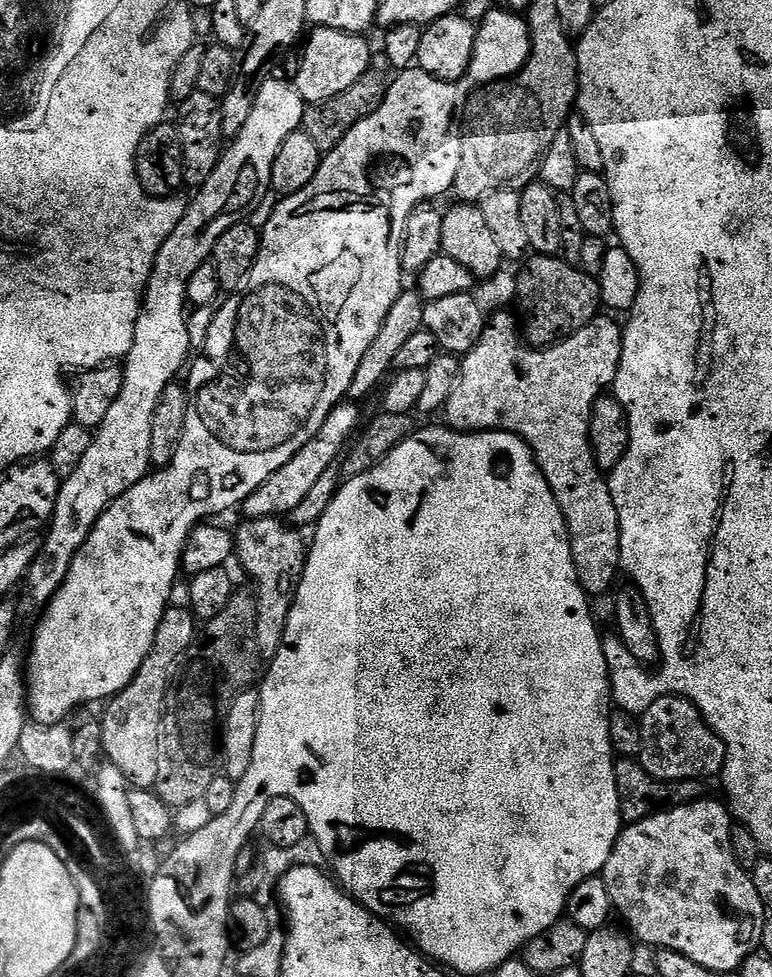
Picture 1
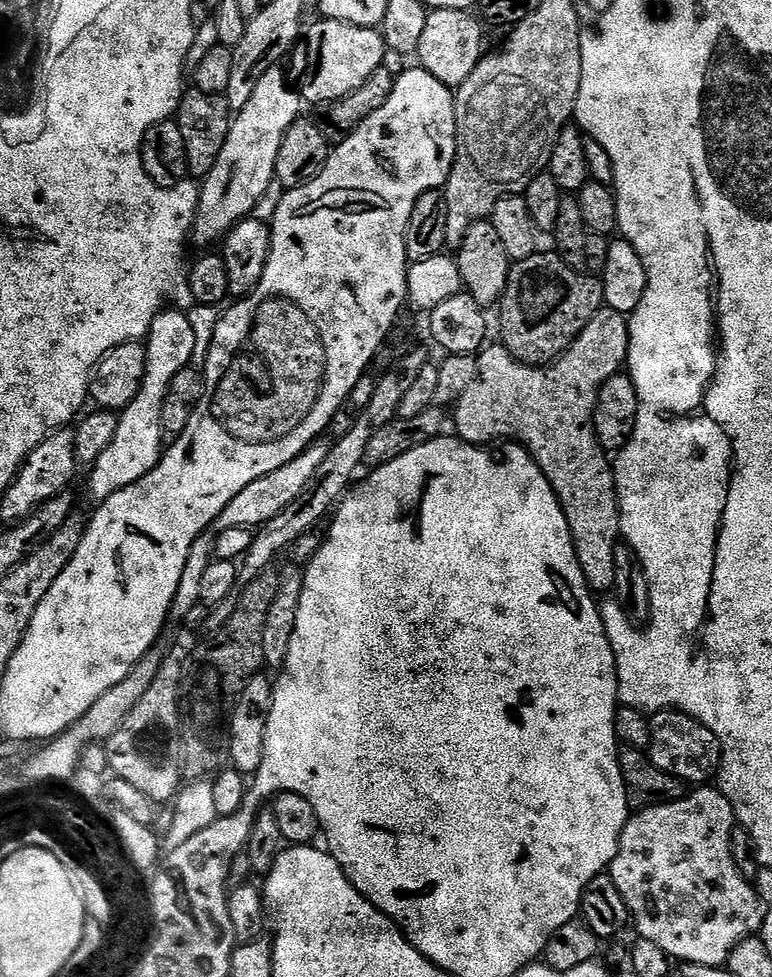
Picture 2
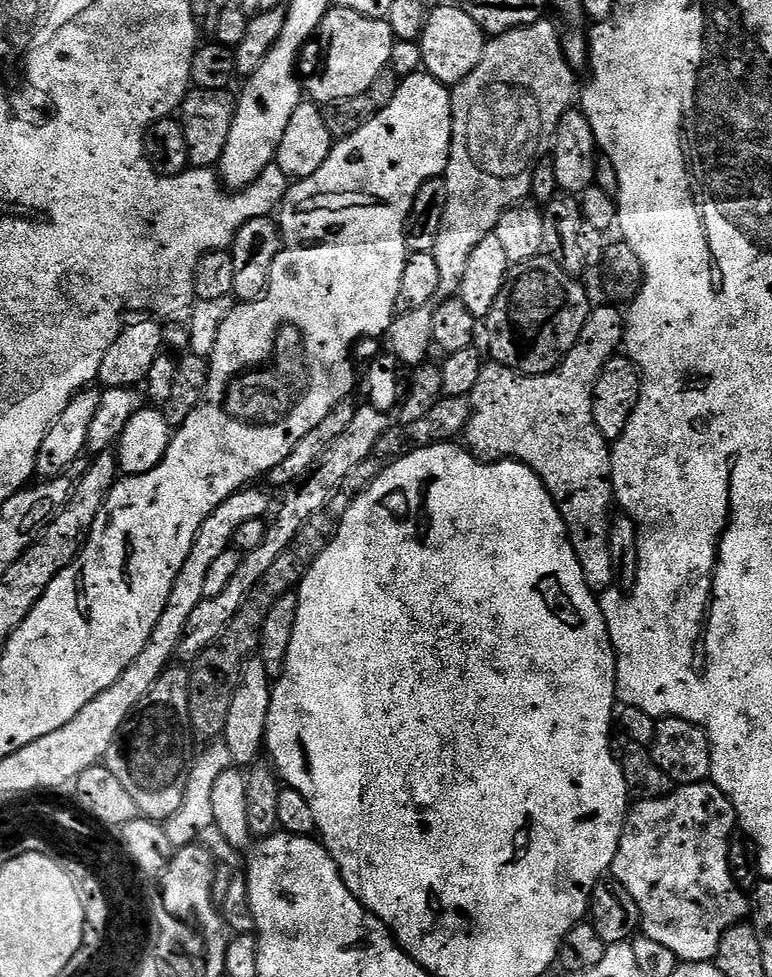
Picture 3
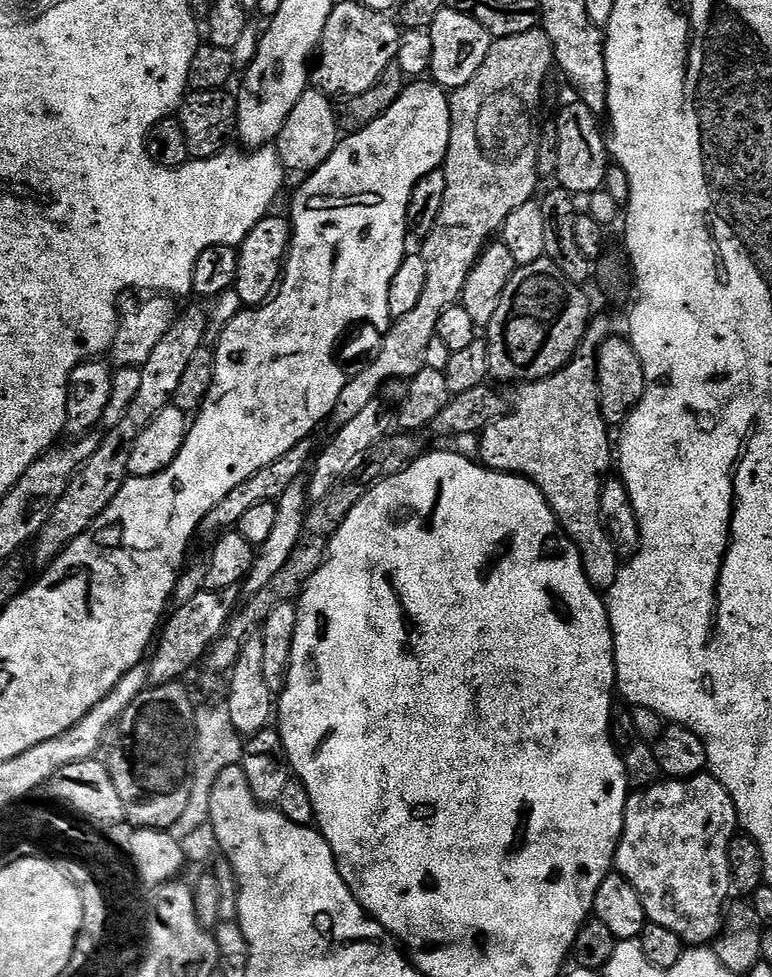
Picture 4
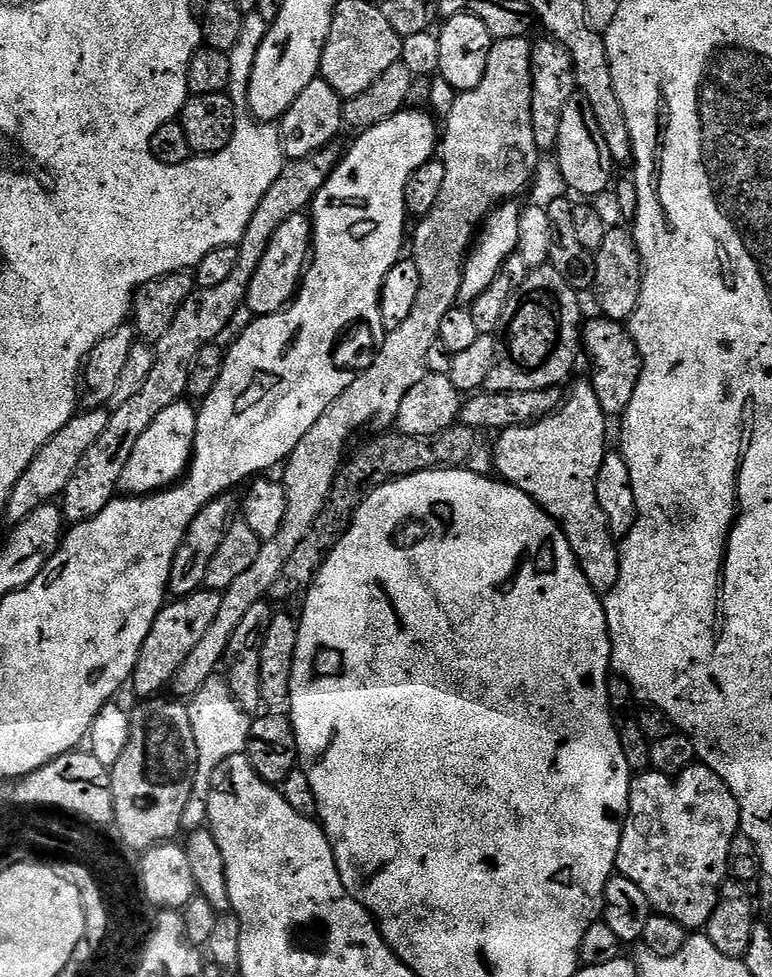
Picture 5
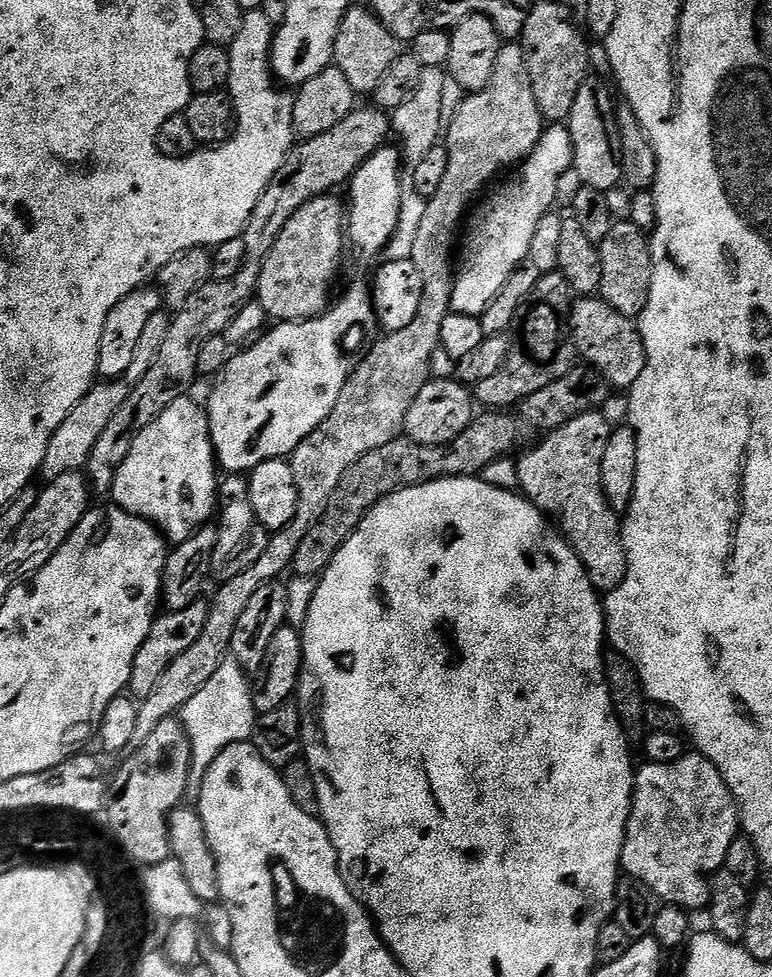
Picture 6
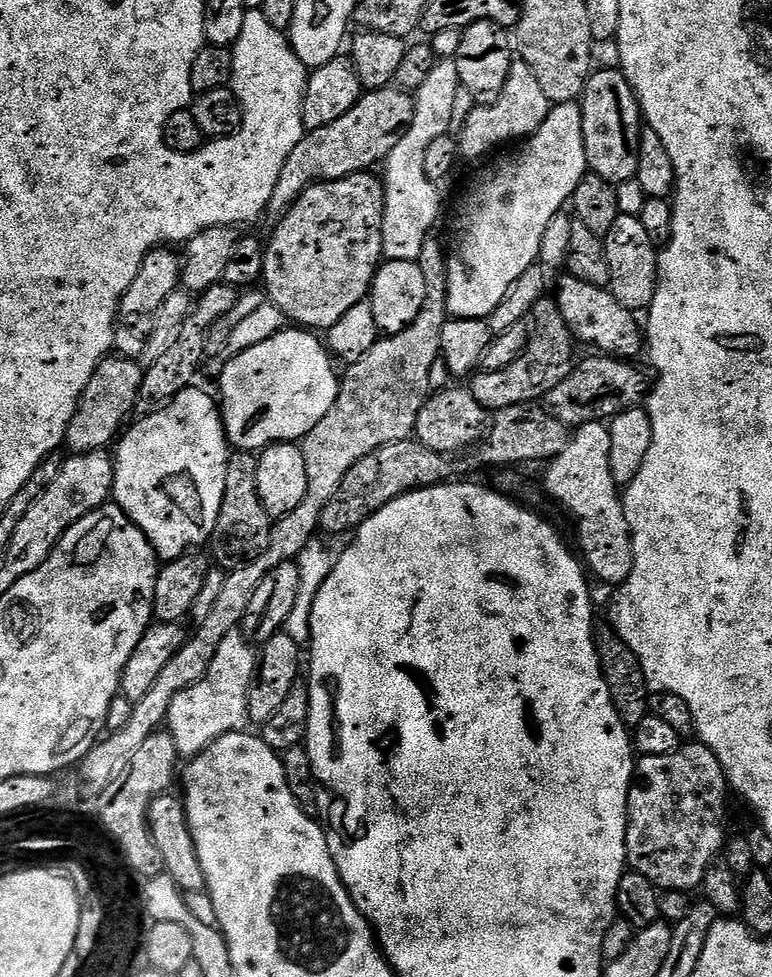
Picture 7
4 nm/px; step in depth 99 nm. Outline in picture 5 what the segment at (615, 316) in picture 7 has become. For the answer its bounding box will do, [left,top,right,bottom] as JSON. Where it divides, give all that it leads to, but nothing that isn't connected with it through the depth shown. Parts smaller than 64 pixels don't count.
[582,315,640,418]

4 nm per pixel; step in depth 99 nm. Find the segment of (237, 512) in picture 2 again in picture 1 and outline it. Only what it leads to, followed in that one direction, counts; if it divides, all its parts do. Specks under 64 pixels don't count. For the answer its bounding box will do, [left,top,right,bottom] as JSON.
[242,402,361,520]

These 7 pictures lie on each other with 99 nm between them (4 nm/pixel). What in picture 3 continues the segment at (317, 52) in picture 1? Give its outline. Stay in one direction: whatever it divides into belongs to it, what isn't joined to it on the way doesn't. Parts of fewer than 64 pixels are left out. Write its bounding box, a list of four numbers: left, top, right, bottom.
[302,7,398,106]

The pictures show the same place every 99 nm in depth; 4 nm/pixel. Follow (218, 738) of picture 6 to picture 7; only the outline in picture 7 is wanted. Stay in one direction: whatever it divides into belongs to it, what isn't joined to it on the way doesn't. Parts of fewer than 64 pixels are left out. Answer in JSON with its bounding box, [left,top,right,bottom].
[166,631,257,761]

